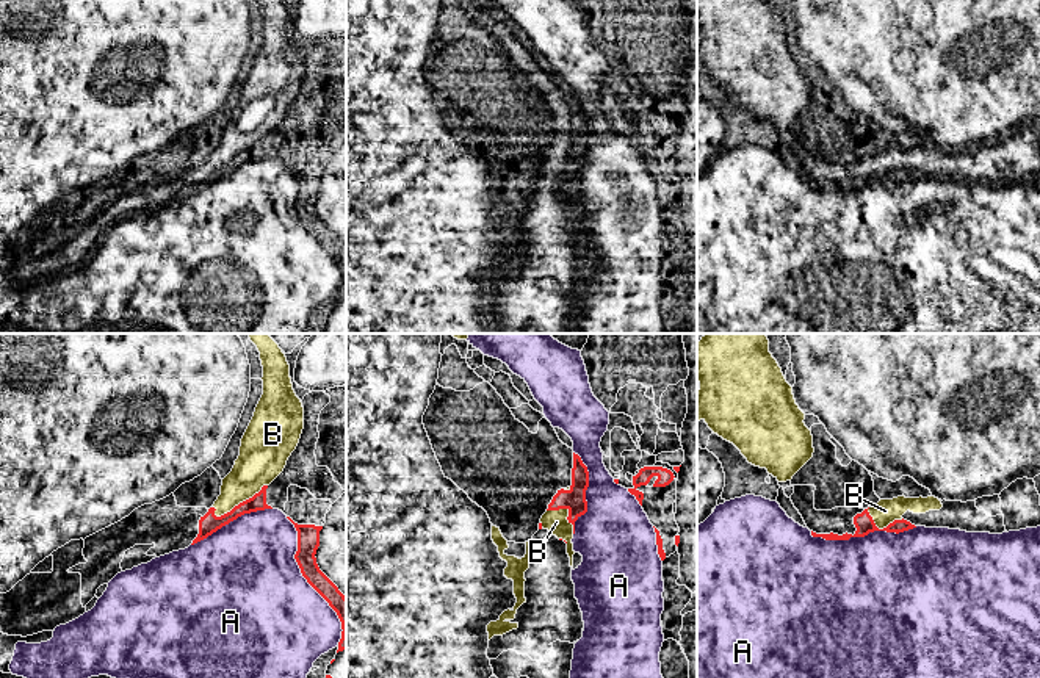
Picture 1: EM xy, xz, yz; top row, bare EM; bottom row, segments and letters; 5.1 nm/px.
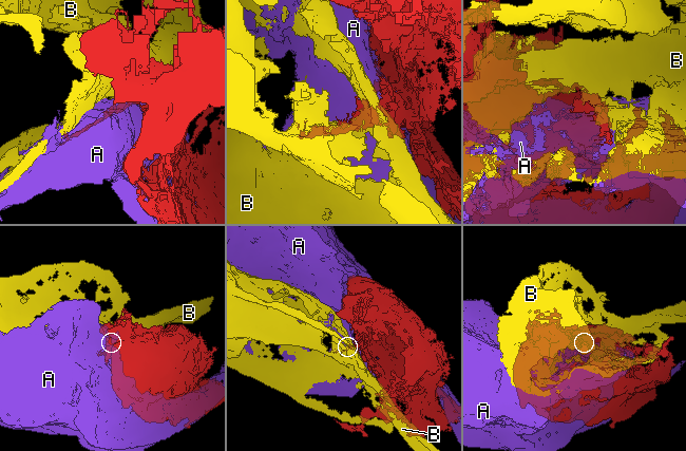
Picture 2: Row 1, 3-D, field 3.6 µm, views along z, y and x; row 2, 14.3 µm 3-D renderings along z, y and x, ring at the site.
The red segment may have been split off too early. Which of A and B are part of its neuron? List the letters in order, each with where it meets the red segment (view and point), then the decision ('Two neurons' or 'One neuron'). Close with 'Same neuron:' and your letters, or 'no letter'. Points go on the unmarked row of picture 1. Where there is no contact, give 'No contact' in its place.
A: Touches red at xy (307, 230). Two neurons
B: Touches red at xy (240, 152). Two neurons
Same neuron: no letter

